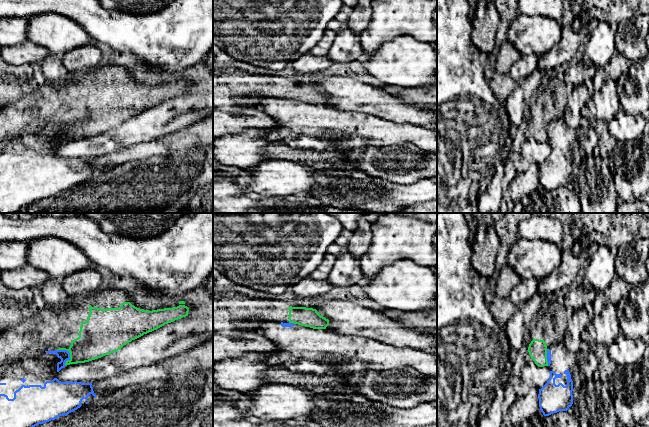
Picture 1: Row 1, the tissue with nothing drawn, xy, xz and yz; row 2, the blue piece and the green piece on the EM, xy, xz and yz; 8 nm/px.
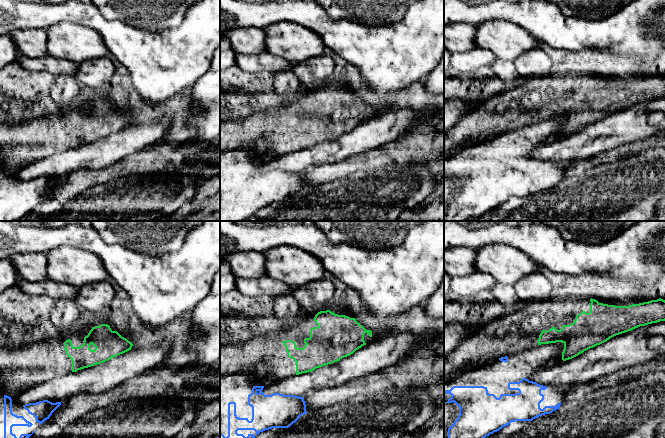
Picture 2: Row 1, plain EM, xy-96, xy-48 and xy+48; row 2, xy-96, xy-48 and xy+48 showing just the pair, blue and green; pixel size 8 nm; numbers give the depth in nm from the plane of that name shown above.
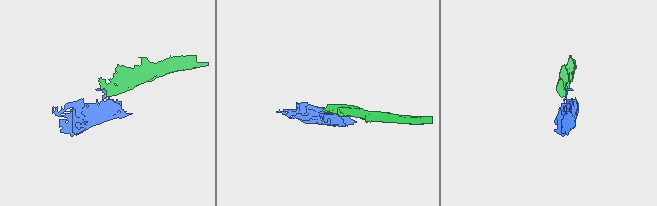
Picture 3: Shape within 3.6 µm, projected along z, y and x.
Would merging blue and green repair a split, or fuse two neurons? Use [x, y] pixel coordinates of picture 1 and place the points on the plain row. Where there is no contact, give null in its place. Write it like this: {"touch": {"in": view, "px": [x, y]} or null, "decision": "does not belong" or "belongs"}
{"touch": {"in": "xy", "px": [69, 129]}, "decision": "does not belong"}

